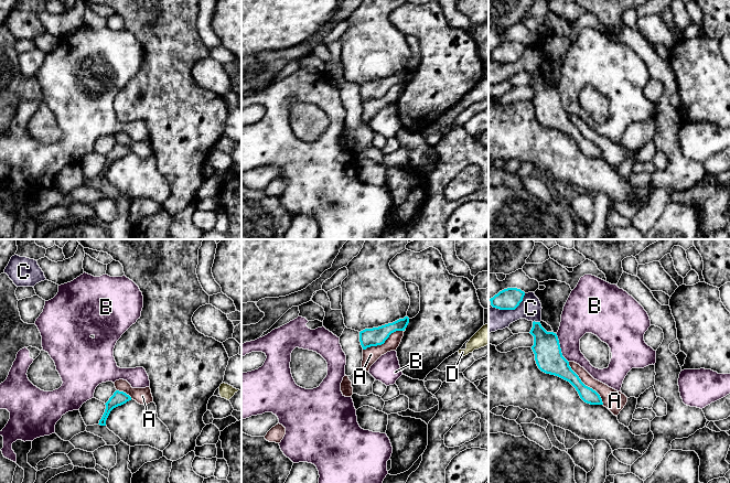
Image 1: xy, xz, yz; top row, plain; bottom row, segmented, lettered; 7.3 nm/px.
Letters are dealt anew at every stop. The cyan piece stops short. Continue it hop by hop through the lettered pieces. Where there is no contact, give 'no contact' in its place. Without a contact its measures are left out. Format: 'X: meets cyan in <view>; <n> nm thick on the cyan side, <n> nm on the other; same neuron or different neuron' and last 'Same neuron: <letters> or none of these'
A: meets cyan in yz; 150 nm thick on the cyan side, 150 nm on the other; different neuron
B: meets cyan in yz; 200 nm thick on the cyan side, 240 nm on the other; different neuron
C: meets cyan in yz; 160 nm thick on the cyan side, 180 nm on the other; different neuron
D: meets cyan in xz; 130 nm thick on the cyan side, 20 nm on the other; different neuron
Same neuron: none of these

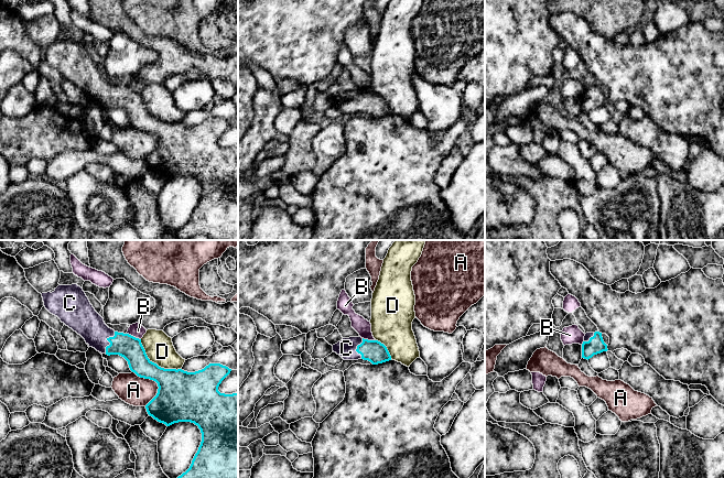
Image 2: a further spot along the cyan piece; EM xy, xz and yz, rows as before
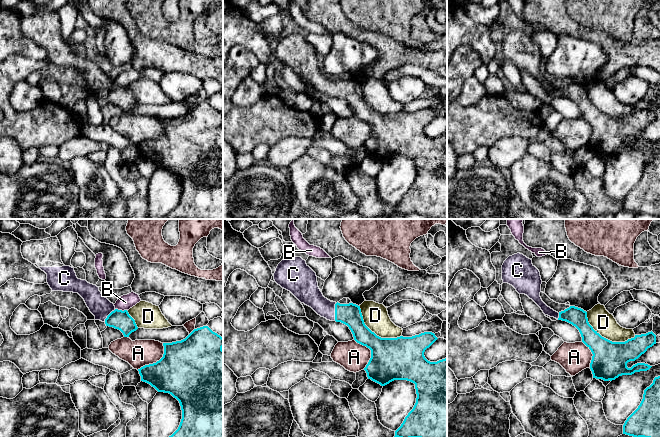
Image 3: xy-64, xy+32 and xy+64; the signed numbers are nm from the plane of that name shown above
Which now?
A: meets cyan in xy; 360 nm thick on the cyan side, 220 nm on the other; different neuron
B: meets cyan in xy; 170 nm thick on the cyan side, 100 nm on the other; different neuron
C: meets cyan in xy; 170 nm thick on the cyan side, 220 nm on the other; same neuron
D: meets cyan in xy; 280 nm thick on the cyan side, 200 nm on the other; different neuron
Same neuron: C

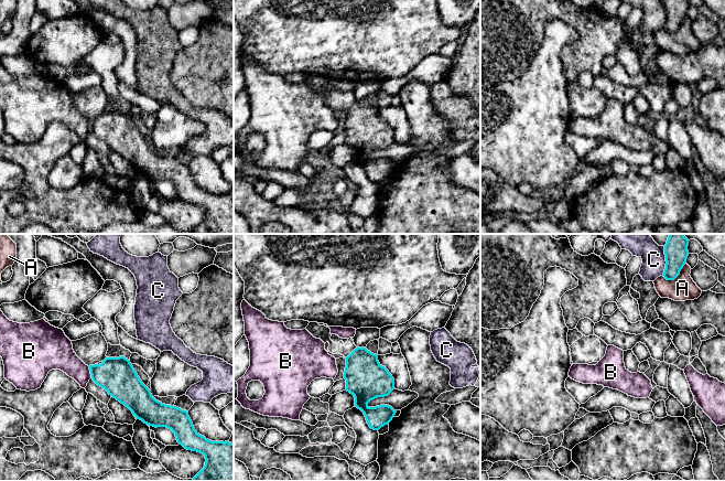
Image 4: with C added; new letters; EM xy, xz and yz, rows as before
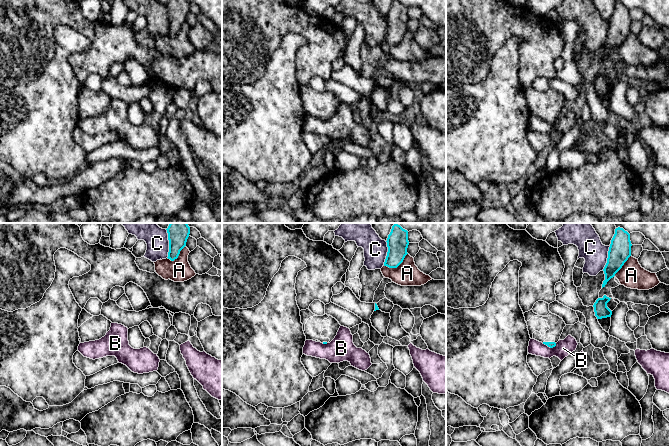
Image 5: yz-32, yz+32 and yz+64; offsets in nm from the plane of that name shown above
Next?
A: meets cyan in yz; 170 nm thick on the cyan side, 180 nm on the other; different neuron
B: meets cyan in xy; 260 nm thick on the cyan side, 200 nm on the other; different neuron
C: meets cyan in yz; 170 nm thick on the cyan side, 190 nm on the other; different neuron
Same neuron: none of these

